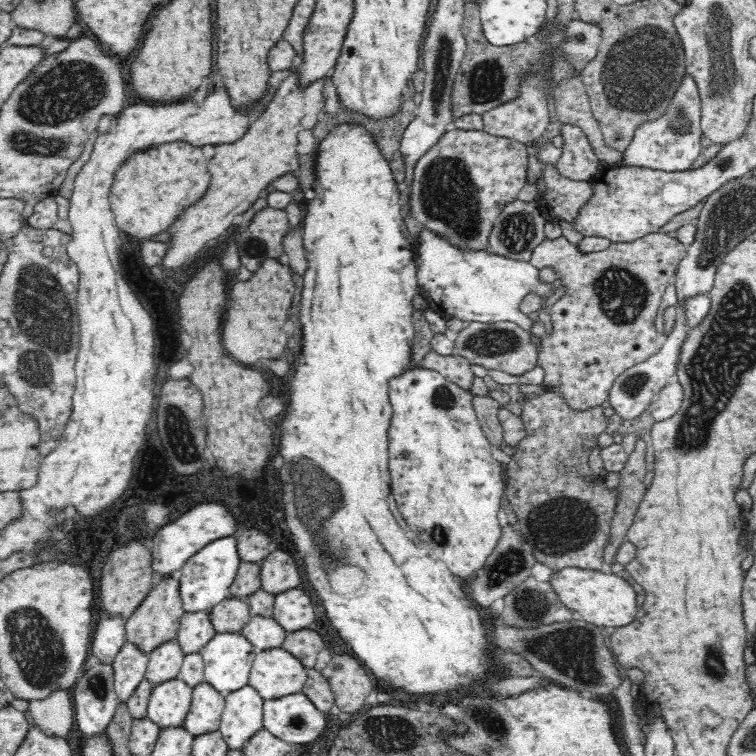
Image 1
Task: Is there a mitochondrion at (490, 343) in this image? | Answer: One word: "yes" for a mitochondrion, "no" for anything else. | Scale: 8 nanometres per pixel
yes

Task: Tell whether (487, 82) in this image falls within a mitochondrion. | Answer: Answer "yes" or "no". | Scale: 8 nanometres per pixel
yes

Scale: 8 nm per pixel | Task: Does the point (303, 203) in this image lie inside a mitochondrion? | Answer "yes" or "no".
no

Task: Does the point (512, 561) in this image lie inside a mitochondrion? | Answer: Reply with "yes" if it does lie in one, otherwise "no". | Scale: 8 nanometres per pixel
yes

